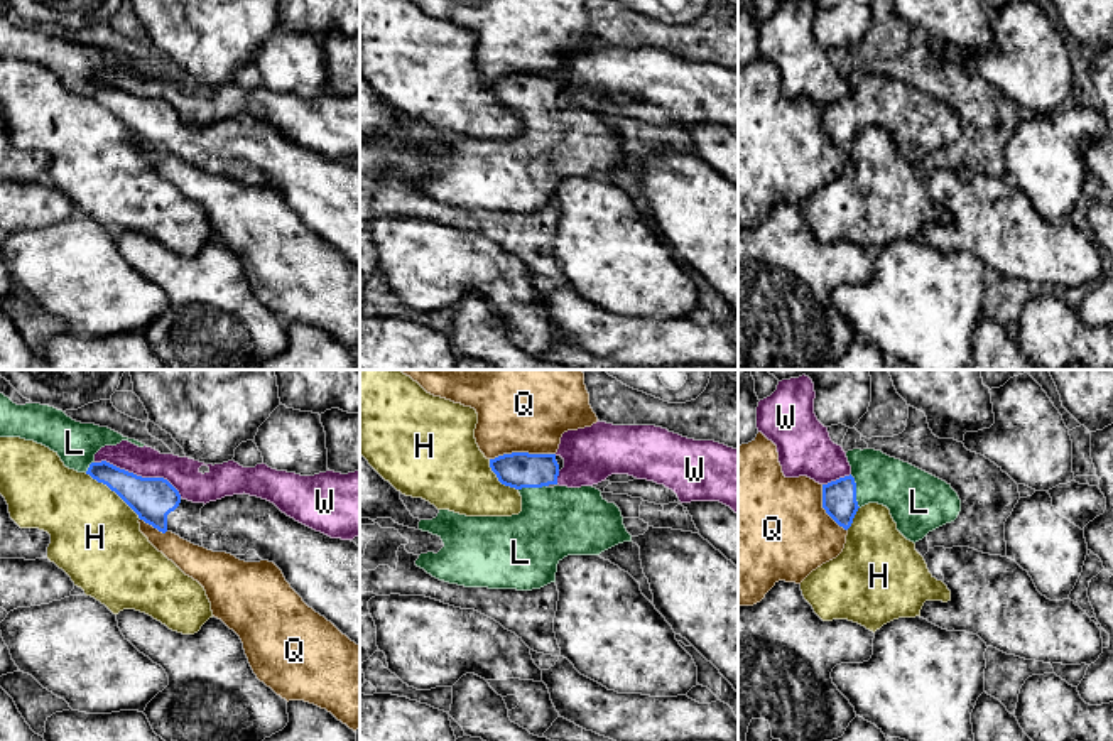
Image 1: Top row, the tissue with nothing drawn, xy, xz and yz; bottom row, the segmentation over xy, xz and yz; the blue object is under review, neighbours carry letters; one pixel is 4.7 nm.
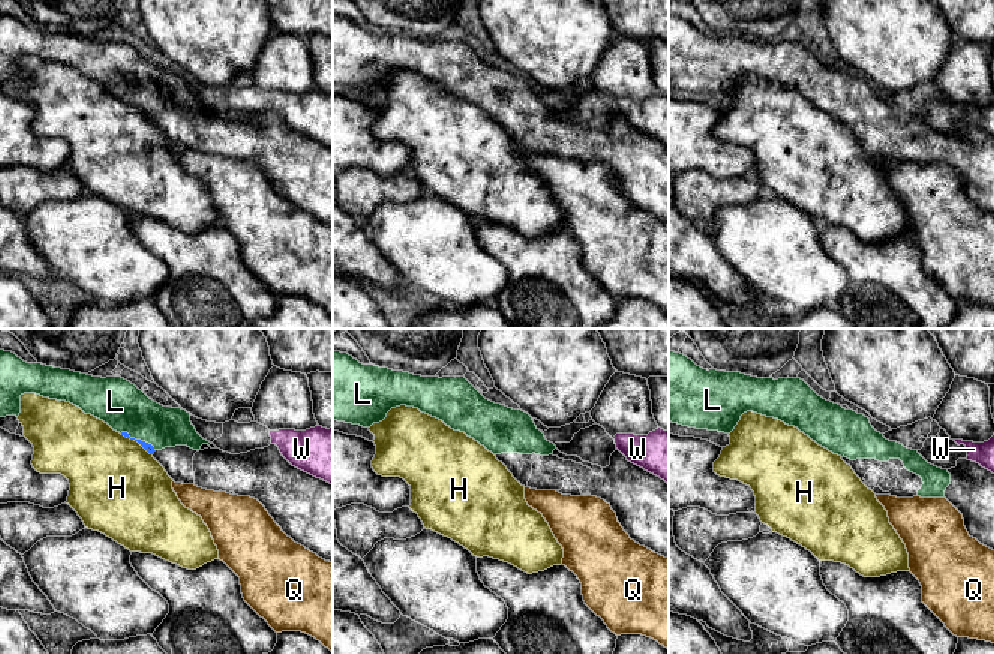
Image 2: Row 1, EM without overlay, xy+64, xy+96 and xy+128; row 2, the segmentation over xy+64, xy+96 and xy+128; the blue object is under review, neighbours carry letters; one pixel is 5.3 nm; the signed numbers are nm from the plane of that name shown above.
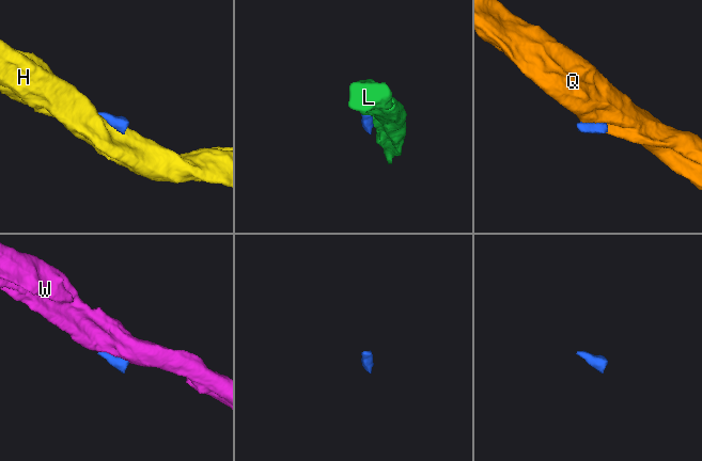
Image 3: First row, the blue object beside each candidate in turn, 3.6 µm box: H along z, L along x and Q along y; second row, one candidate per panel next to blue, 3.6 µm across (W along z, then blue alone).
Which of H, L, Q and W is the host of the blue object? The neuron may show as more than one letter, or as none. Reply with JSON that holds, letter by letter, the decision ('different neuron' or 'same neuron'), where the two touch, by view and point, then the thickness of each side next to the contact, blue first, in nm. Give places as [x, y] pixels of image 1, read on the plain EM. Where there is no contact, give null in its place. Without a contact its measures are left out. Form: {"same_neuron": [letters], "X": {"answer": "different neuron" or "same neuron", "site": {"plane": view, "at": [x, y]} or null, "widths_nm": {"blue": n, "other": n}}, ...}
{"same_neuron": ["L"], "H": {"answer": "different neuron", "site": {"plane": "xy", "at": [114, 112]}, "widths_nm": {"blue": 200, "other": 440}}, "L": {"answer": "same neuron", "site": {"plane": "yz", "at": [855, 113]}, "widths_nm": {"blue": 160, "other": 240}}, "Q": {"answer": "different neuron", "site": {"plane": "xz", "at": [522, 75]}, "widths_nm": {"blue": 180, "other": 360}}, "W": {"answer": "different neuron", "site": {"plane": "xy", "at": [139, 98]}, "widths_nm": {"blue": 200, "other": 160}}}

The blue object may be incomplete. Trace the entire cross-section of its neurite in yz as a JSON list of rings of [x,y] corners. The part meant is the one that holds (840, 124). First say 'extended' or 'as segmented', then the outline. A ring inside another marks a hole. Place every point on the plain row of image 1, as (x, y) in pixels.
extended; [[[853,71],[846,79],[851,96],[823,106],[823,130],[844,152],[868,125],[887,128],[914,165],[958,140],[961,122],[946,103],[875,71]]]

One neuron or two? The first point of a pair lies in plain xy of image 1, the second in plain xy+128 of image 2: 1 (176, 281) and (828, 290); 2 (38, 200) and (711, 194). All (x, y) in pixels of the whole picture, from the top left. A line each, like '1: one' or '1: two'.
1: two
2: one

